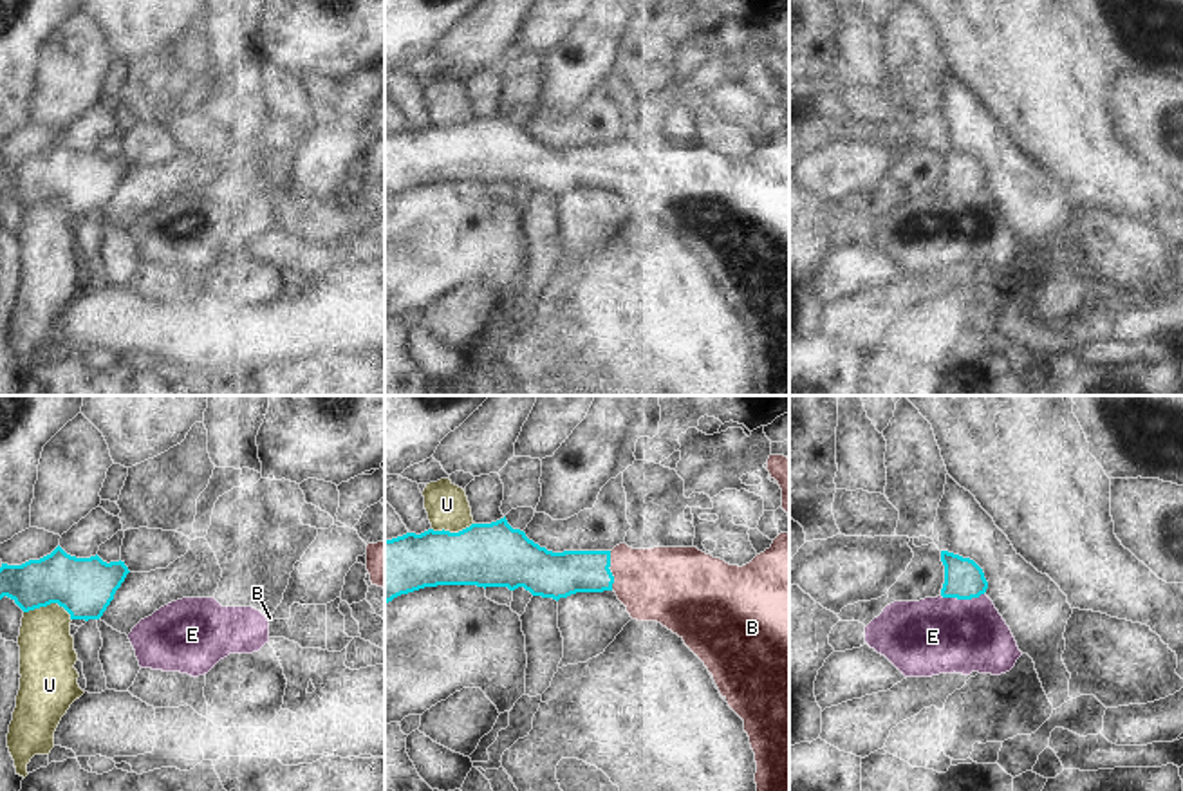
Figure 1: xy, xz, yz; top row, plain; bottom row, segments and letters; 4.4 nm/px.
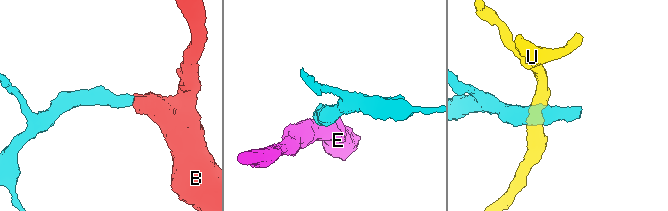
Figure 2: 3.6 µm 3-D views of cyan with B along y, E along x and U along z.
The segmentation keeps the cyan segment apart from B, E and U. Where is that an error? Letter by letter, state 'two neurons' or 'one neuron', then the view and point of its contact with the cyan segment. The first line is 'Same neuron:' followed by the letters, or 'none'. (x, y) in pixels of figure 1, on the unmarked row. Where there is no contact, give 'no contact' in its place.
Same neuron: B
B: one neuron; meets cyan in xz at (609, 167)
E: two neurons; meets cyan in yz at (961, 194)
U: two neurons; meets cyan in xy at (49, 199)

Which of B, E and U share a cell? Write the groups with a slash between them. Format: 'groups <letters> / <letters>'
groups B / E / U

